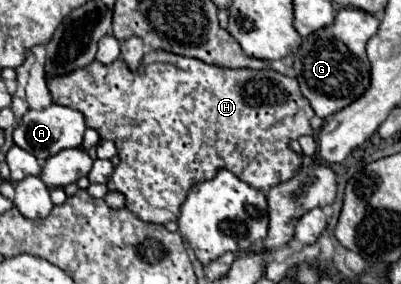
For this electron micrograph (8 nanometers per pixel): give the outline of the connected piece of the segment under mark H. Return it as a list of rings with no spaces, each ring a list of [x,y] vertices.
[[[154,50],[147,53],[136,72],[132,72],[122,60],[116,60],[112,66],[104,66],[104,64],[100,64],[100,62],[94,60],[84,70],[76,70],[76,74],[68,74],[64,78],[48,78],[48,88],[50,88],[52,98],[54,98],[56,104],[62,104],[62,106],[68,106],[68,108],[74,108],[74,110],[82,112],[88,128],[94,128],[100,134],[102,140],[112,140],[116,144],[118,156],[120,156],[120,164],[114,168],[114,174],[112,174],[112,178],[108,182],[110,184],[108,190],[122,192],[126,196],[126,208],[134,216],[138,216],[140,220],[152,222],[152,224],[166,224],[170,220],[178,220],[180,206],[184,204],[188,190],[194,184],[198,184],[198,182],[214,178],[216,172],[218,172],[218,168],[226,168],[226,170],[234,172],[242,182],[246,182],[246,184],[250,184],[252,188],[258,188],[258,190],[270,190],[278,182],[286,182],[302,166],[302,156],[296,154],[290,148],[290,142],[298,140],[304,134],[312,134],[310,118],[314,116],[314,110],[310,108],[310,104],[304,98],[304,94],[300,94],[296,78],[278,74],[276,70],[250,70],[250,68],[232,70],[232,68],[222,68],[222,66],[206,64],[202,60],[196,60],[196,58],[178,56],[177,54],[163,50]]]

